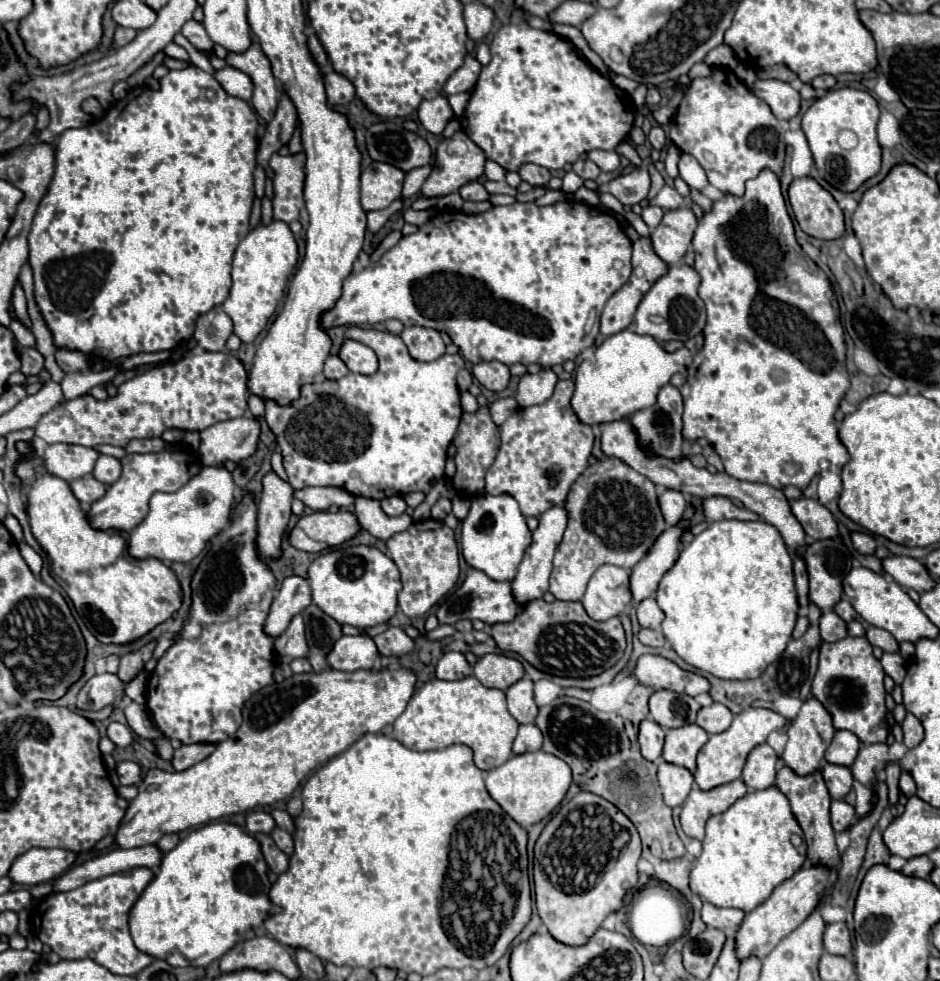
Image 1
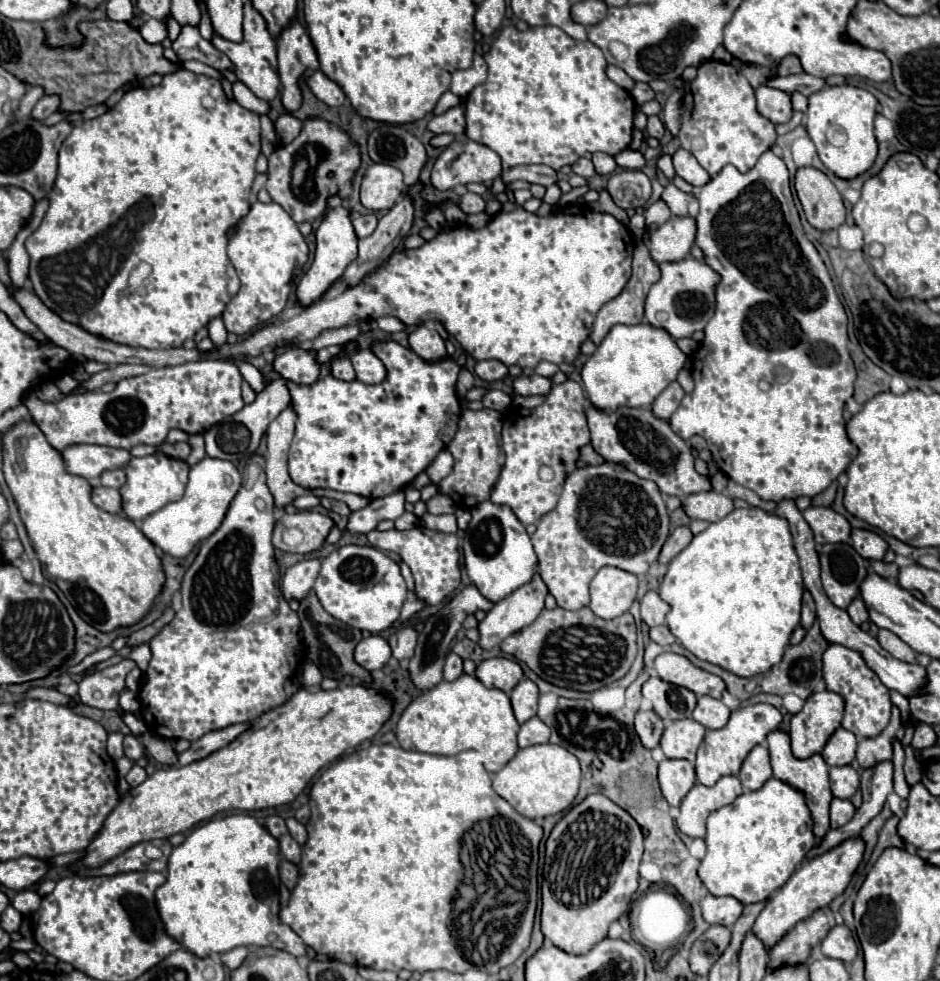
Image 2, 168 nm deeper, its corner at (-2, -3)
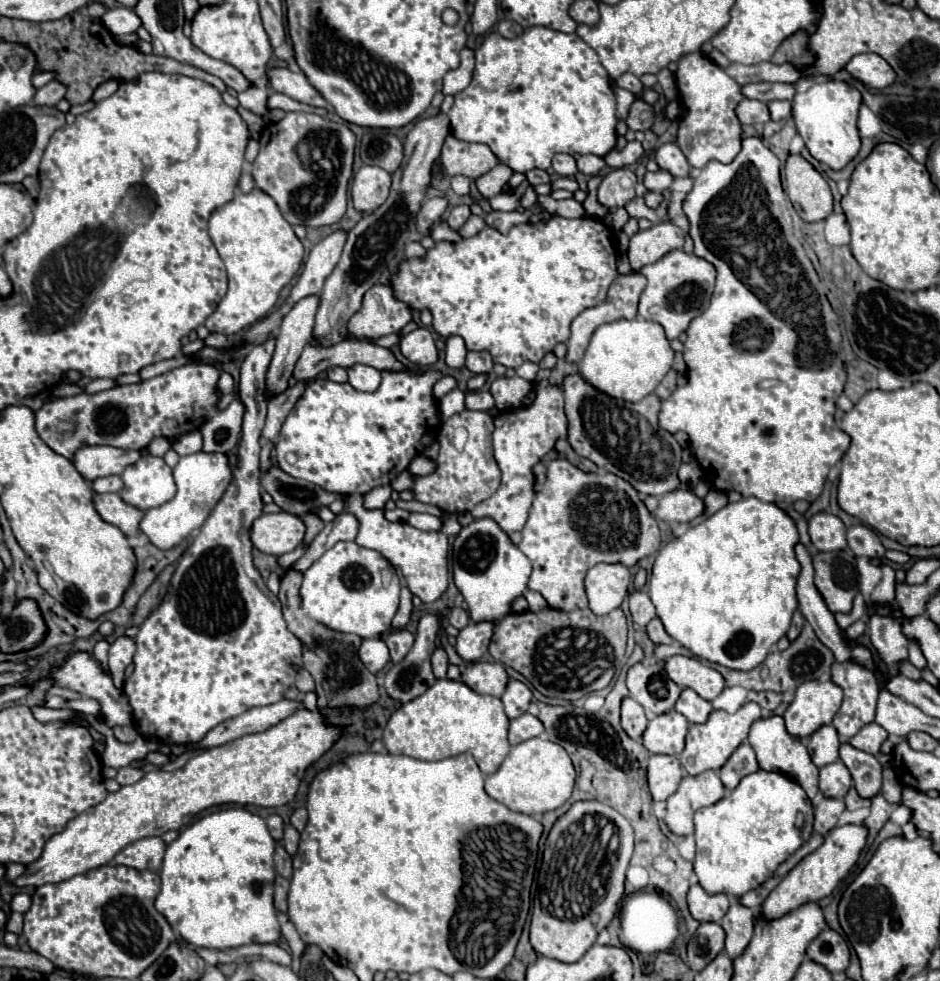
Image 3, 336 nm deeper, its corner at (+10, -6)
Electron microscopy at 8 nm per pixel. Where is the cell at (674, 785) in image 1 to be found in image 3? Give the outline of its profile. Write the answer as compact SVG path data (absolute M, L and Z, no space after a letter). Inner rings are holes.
M651 755L647 767L649 791L655 801L667 801L679 787L683 779L683 769L677 757L673 755Z

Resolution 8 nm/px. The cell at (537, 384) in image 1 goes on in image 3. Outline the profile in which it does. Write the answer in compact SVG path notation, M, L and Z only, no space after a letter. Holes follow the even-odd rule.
M515 375L515 377L497 377L491 383L489 391L495 397L497 409L507 411L507 409L517 409L531 389L533 389L531 381L525 381Z

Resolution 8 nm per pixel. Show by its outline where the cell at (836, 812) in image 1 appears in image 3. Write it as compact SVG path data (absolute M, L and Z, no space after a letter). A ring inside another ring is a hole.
M827 797L821 799L815 805L815 823L813 823L815 833L821 833L821 835L831 833L831 829L837 825L837 819L843 811L845 811L843 799L827 799Z

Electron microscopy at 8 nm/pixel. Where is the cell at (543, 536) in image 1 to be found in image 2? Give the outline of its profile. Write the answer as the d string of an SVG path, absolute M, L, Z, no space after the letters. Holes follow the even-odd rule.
M539 574L535 578L509 594L507 598L499 600L479 622L479 646L483 650L493 650L499 646L509 634L525 628L531 624L539 612L543 610L543 600L547 596L547 586Z

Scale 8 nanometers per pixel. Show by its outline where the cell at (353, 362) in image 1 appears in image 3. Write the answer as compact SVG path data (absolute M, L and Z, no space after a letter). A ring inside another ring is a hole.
M353 365L347 369L349 375L349 383L357 389L357 391L375 391L381 383L381 373L369 365Z

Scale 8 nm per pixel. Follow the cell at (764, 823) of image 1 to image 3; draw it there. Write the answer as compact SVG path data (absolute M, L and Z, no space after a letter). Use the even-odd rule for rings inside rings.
M757 771L741 779L741 783L721 801L695 813L695 841L697 857L693 861L699 885L709 893L725 893L729 897L741 897L747 891L761 887L775 869L793 855L813 833L813 805L807 801L805 791L793 779L781 773Z

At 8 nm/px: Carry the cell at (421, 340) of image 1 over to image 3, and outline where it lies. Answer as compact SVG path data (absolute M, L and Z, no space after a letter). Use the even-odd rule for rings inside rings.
M417 327L413 329L411 333L407 333L401 343L401 353L411 361L411 363L417 363L417 365L423 365L423 367L429 367L437 361L437 347L435 347L435 341L431 337L431 333L425 329L425 327Z

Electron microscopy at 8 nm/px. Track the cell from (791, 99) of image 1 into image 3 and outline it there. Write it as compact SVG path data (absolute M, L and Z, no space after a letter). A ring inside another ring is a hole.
M743 99L737 105L737 117L743 125L765 125L769 117L769 107L757 99Z

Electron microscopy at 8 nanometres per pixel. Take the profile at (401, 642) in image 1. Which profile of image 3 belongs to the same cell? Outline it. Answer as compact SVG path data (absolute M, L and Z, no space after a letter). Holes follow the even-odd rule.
M395 629L395 631L391 631L391 633L385 637L385 643L387 643L389 653L391 653L391 661L393 661L393 663L401 661L401 659L405 657L405 653L411 649L413 641L415 641L413 635L411 635L409 631L405 631L405 629Z

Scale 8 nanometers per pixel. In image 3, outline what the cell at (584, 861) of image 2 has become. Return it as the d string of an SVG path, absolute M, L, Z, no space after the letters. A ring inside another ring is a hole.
M577 801L563 817L555 821L545 841L543 863L537 877L537 889L533 891L531 945L539 955L563 963L575 963L585 955L585 951L595 943L599 931L605 929L617 913L617 905L623 897L625 871L631 853L633 853L633 827L621 813L617 813L609 805L603 805L599 801L595 803Z

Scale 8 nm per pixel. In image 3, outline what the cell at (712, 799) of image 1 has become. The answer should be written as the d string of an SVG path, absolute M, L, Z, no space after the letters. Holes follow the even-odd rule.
M705 771L697 777L683 777L679 789L667 799L665 825L675 835L693 835L693 813L715 805L725 797L725 785L717 771Z

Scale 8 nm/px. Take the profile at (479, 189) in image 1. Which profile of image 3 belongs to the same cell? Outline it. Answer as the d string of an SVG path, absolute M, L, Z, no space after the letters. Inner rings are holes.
M455 205L455 207L451 209L449 217L447 217L447 223L449 223L453 229L459 229L459 227L467 221L469 215L471 215L471 211L469 211L467 205Z

